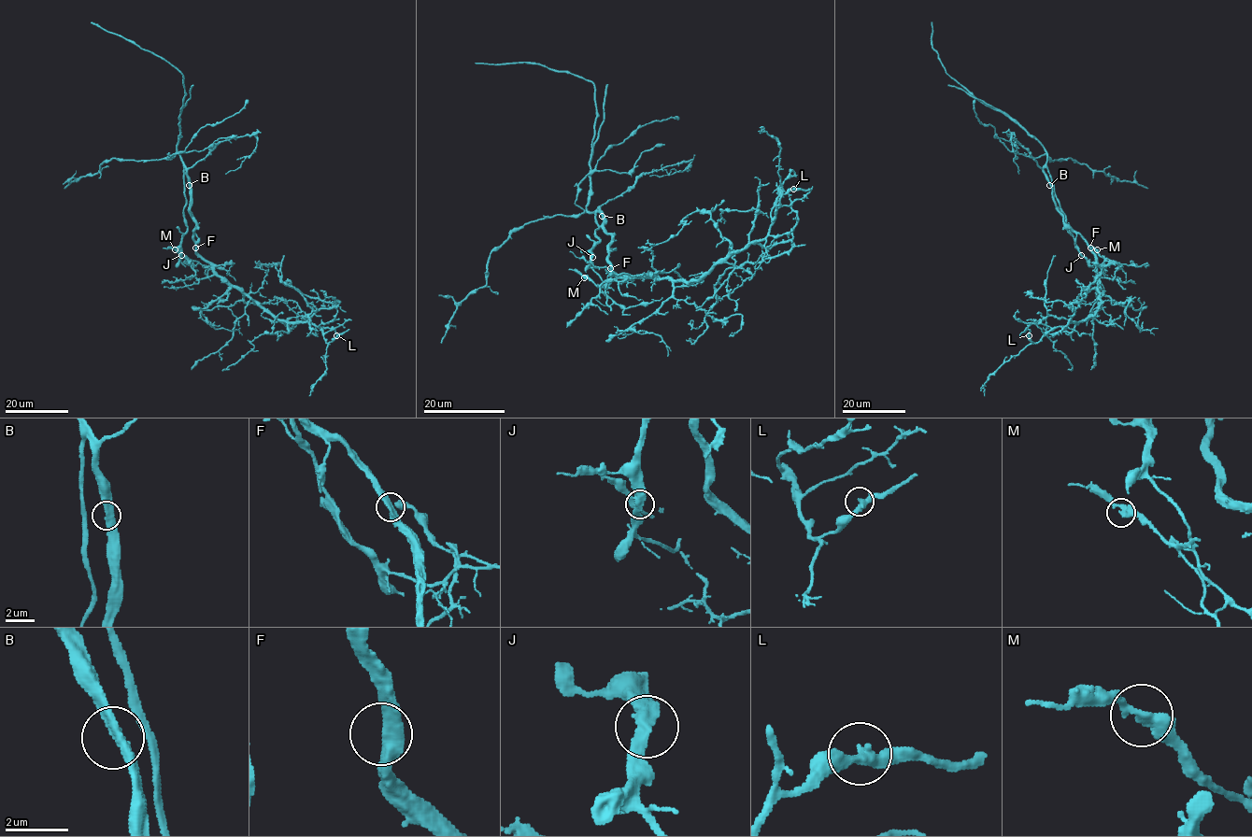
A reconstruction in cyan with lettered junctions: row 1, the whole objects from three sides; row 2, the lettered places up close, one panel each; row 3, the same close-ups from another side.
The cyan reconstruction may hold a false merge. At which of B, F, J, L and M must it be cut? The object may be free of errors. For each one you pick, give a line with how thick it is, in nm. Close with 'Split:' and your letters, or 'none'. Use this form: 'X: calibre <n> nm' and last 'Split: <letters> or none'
Split: none

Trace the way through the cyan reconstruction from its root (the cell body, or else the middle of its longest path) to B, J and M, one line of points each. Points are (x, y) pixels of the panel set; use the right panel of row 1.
B: (1083, 238), (1064, 221), (1057, 210), (1050, 185)
J: (1083, 238), (1095, 253), (1098, 279), (1102, 265), (1093, 263), (1081, 255)
M: (1083, 238), (1095, 253), (1098, 279), (1104, 260), (1097, 249)

